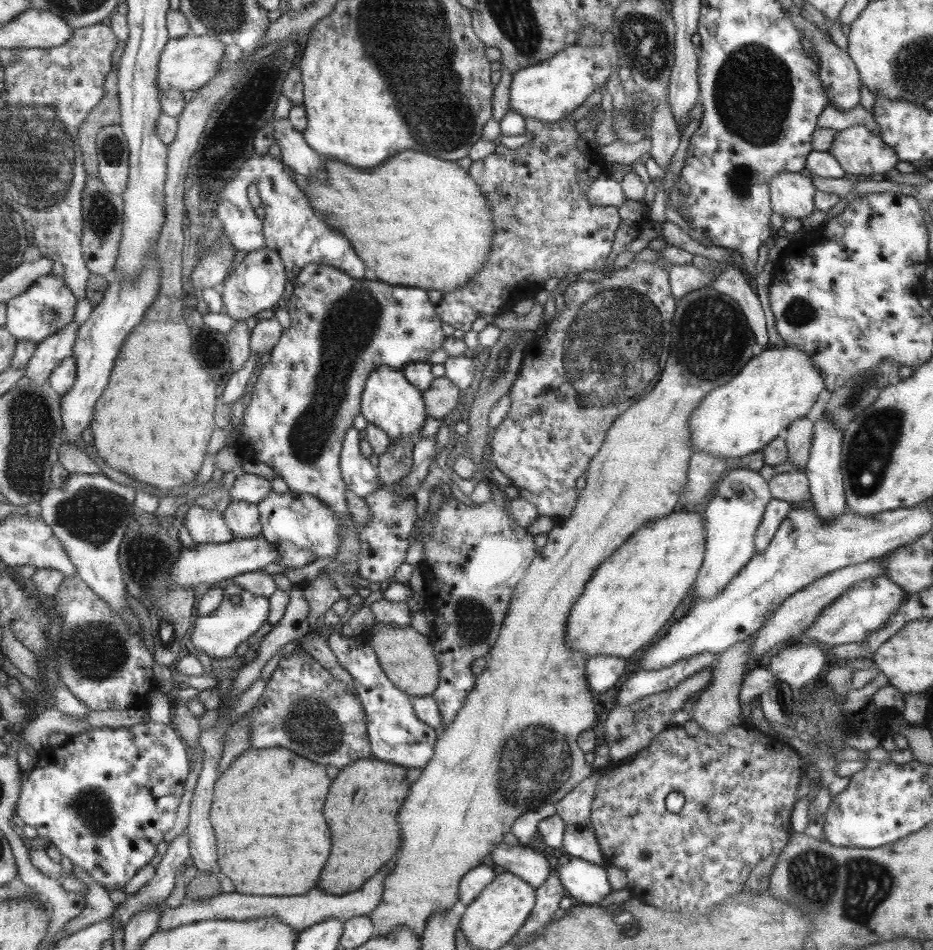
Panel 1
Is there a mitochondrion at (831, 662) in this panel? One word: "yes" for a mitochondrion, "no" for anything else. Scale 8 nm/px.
no

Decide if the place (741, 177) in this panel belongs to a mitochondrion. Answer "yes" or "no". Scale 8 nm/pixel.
yes

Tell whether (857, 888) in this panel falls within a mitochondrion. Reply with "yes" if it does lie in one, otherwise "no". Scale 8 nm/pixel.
yes

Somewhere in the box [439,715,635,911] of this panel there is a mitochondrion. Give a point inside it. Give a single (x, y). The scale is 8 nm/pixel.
(533, 763)

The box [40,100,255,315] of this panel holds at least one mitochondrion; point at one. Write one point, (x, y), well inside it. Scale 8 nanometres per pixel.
(102, 214)

